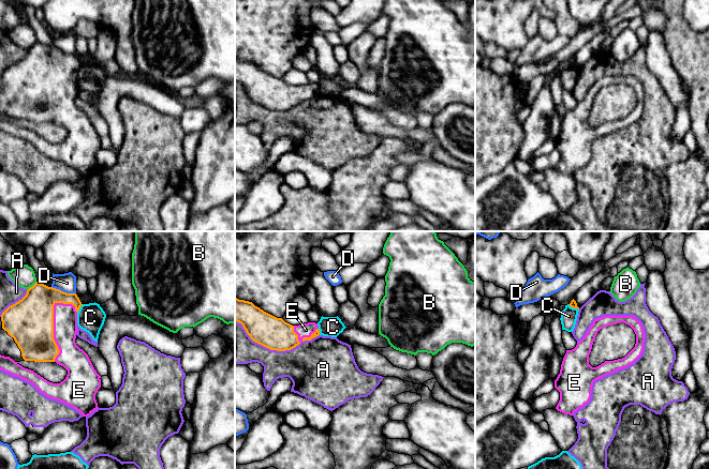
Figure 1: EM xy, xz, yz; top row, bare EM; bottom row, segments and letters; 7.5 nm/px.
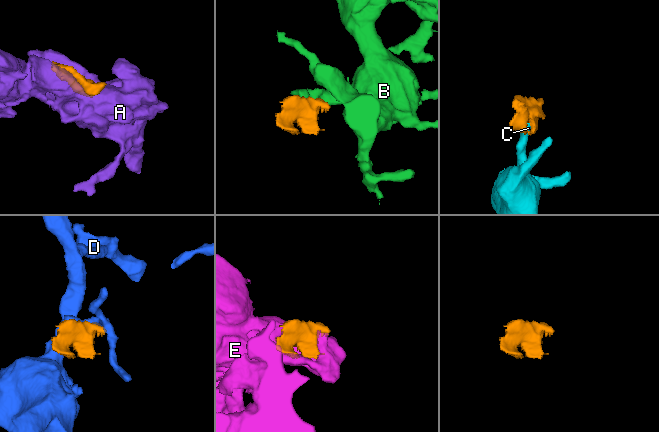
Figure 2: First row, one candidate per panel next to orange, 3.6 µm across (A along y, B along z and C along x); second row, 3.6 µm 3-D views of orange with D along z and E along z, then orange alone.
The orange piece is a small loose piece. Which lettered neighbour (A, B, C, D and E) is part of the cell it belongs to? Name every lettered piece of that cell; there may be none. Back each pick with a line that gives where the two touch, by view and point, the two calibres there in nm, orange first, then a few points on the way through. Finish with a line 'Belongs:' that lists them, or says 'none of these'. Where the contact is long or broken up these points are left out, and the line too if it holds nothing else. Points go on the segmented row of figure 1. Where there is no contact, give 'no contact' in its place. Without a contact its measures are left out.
E: meets orange in xy at (53, 324); 360 nm thick on the orange side, 180 nm on the other
Belongs: E

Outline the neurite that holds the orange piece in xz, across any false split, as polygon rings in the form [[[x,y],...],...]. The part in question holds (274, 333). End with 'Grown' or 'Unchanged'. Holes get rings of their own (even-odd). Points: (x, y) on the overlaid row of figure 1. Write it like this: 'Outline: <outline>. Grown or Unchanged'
Outline: [[[235,298],[235,321],[242,324],[253,342],[277,351],[291,350],[301,342],[311,341],[320,335],[315,322],[292,326],[282,318],[264,312],[252,302],[237,298]]]. Grown

